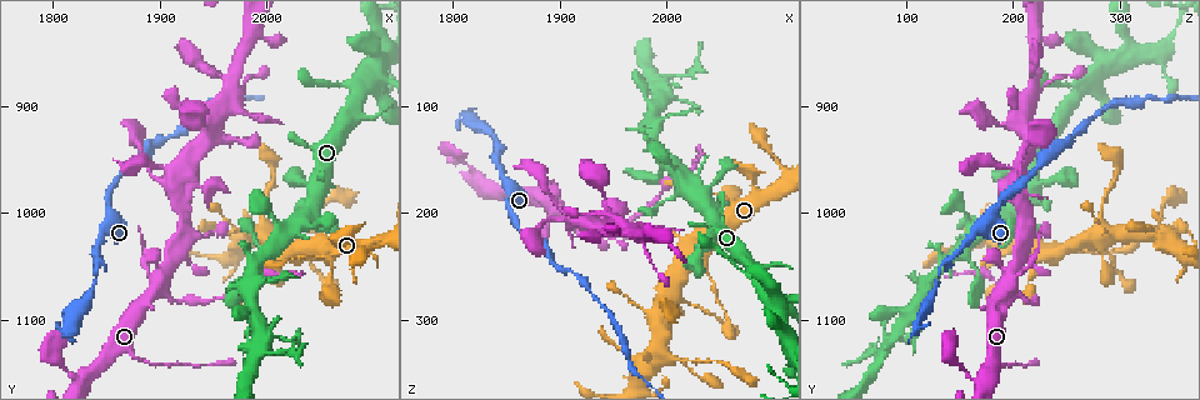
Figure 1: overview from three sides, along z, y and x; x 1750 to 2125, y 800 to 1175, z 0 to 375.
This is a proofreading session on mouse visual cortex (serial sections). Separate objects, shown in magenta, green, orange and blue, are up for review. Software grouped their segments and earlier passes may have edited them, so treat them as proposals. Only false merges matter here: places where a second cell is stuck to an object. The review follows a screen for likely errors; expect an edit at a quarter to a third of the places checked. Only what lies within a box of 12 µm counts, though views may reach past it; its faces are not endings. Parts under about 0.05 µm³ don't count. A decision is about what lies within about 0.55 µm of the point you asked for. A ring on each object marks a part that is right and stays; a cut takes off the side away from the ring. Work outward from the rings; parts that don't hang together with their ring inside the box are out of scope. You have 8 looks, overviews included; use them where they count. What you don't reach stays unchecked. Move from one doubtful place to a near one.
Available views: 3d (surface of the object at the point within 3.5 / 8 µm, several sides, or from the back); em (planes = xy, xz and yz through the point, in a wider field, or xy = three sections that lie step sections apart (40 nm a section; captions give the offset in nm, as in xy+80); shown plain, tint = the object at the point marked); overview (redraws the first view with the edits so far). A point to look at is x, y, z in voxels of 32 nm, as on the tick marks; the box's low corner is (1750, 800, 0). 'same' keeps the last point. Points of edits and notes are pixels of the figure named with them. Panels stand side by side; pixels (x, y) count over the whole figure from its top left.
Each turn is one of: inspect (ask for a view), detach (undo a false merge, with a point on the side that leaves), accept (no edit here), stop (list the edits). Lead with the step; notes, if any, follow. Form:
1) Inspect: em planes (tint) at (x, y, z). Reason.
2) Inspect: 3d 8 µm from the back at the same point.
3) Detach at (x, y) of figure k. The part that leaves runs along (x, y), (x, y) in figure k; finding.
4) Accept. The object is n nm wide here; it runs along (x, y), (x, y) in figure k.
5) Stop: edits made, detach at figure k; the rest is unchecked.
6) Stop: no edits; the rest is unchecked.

Inspect: 3d 8 µm at (2022, 1014, 348). Thick turns thin.

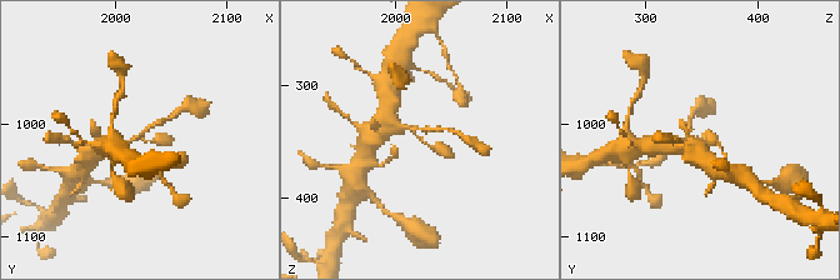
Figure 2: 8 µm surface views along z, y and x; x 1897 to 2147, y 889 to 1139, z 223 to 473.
Inspect: 3d 3.5 µm at (2022, 1012, 346).

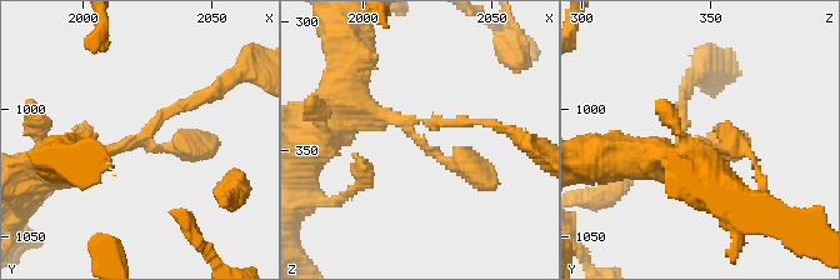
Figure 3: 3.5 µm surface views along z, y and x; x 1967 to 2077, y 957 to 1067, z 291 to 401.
Inspect: em planes (tint) at (2022, 1011, 347). Need the tissue.

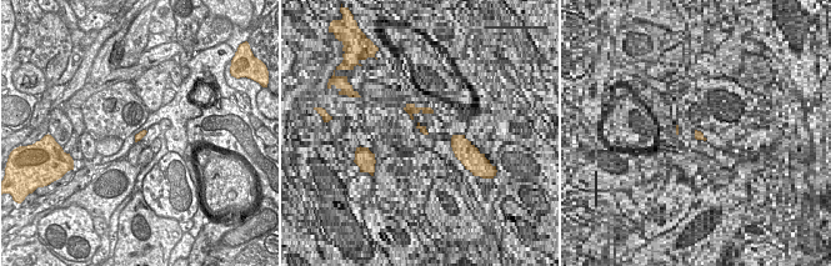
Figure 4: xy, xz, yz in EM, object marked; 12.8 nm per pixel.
Accept. The object is 90 nm wide here; it runs along (355, 104), (489, 184) in figure 3; one cell here.

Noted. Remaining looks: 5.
Inspect: 3d 3.5 µm at (1914, 1084, 216). Narrows sharply.

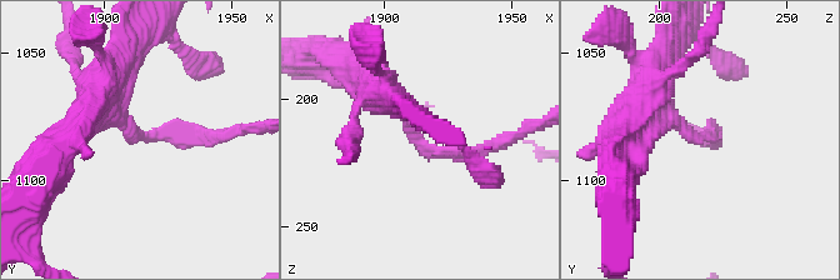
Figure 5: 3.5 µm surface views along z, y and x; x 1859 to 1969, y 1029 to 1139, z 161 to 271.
Inspect: em xy step 2 (tint) at (1913, 1083, 217).

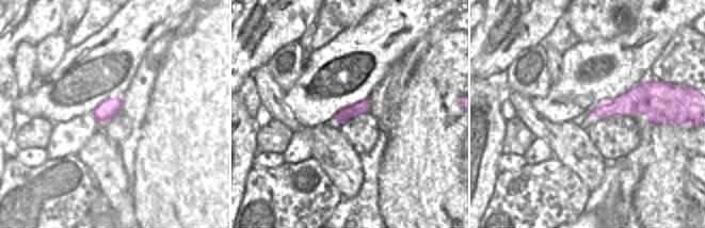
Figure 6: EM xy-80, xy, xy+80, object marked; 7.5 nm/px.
Inspect: em xy step 3 (tint) at the same point.

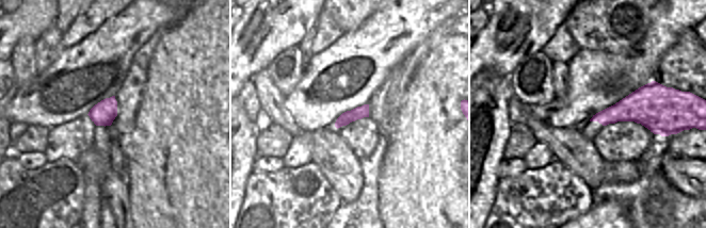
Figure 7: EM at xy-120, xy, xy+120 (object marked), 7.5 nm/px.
Detach at (164, 131) of figure 5. The object is 90 nm wide here; the part that leaves runs along (129, 125), (136, 136), (233, 133) in figure 5; a second cell is stuck on.

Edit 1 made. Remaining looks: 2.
Stop: edits made, detach at figure 5; the rest is unchecked.

